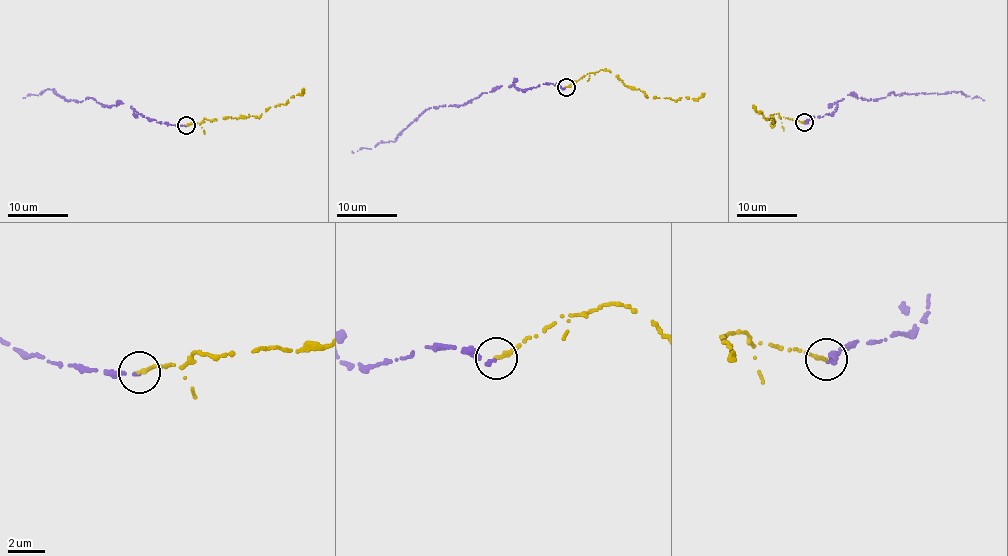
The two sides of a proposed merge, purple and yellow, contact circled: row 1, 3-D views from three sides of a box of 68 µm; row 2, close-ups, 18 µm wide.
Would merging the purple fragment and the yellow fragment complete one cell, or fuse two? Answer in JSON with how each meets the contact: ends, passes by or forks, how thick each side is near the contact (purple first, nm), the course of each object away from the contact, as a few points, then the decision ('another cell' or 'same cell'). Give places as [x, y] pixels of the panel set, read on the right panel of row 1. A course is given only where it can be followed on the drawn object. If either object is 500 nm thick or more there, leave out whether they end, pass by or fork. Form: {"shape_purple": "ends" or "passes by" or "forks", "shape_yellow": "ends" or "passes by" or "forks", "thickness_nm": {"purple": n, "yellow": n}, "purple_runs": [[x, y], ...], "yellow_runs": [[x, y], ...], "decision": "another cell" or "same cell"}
{"shape_purple": "ends", "shape_yellow": "ends", "thickness_nm": {"purple": 170, "yellow": 240}, "purple_runs": [[804, 123], [832, 114], [837, 103], [851, 94], [868, 100], [893, 92], [896, 95], [955, 91], [983, 100]], "yellow_runs": [[804, 122], [781, 117], [778, 113], [770, 116], [774, 126], [771, 120], [766, 119], [752, 105]], "decision": "same cell"}

